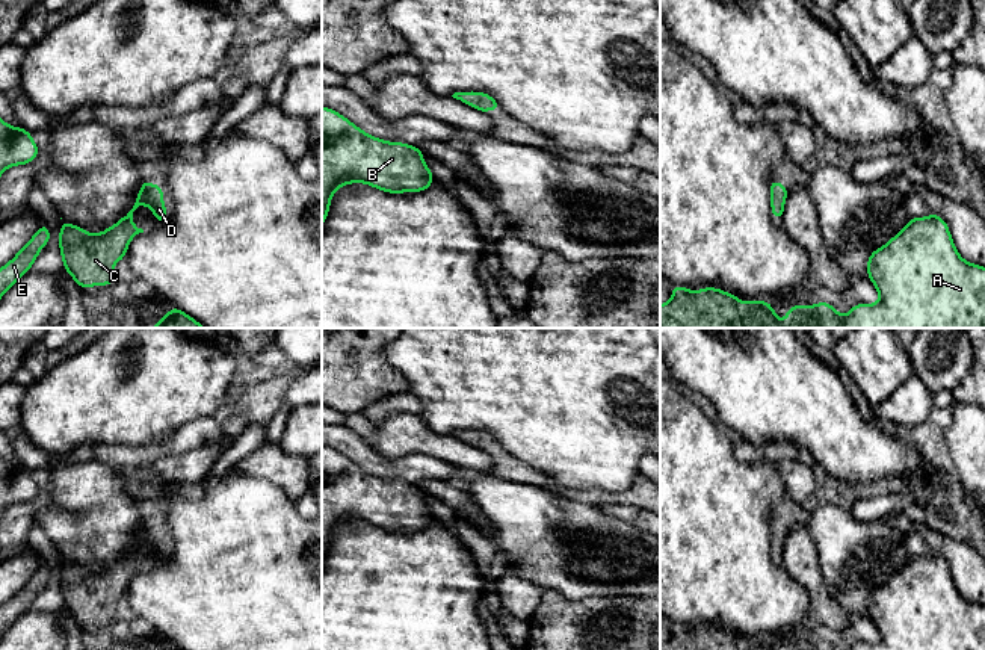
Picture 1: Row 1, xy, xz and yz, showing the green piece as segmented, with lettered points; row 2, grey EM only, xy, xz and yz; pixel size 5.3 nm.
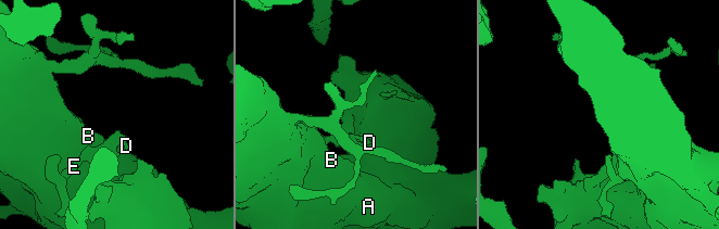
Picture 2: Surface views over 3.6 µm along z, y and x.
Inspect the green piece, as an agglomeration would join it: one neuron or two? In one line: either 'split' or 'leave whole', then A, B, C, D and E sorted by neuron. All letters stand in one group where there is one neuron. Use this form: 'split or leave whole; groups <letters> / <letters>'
leave whole; groups A B C D E

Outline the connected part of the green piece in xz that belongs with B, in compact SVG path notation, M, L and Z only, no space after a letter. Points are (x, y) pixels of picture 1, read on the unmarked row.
M322 446L322 565L334 531L349 522L366 522L390 532L423 531L435 520L418 485L373 476L338 450Z

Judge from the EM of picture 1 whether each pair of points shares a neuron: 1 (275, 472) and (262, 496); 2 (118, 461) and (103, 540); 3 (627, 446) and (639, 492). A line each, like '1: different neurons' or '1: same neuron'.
1: different neurons
2: different neurons
3: different neurons

